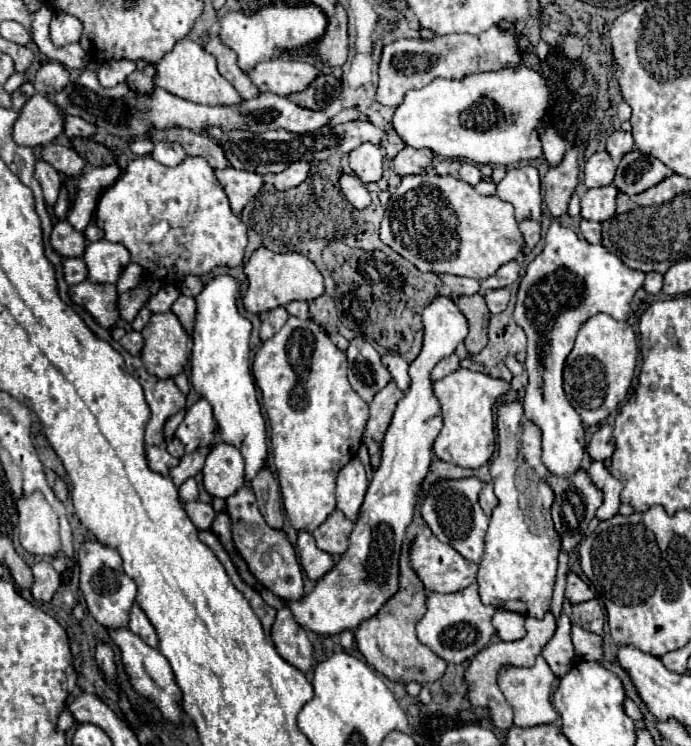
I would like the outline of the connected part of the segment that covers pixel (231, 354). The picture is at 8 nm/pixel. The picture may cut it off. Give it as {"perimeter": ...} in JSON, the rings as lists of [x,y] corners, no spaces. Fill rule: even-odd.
{"perimeter":[[[218,276],[204,286],[196,296],[196,326],[192,332],[192,372],[190,382],[194,390],[210,402],[214,408],[216,436],[240,450],[246,472],[246,486],[252,484],[254,476],[266,468],[266,422],[260,412],[256,384],[250,370],[250,330],[252,324],[242,314],[238,314],[238,286],[230,276]]]}

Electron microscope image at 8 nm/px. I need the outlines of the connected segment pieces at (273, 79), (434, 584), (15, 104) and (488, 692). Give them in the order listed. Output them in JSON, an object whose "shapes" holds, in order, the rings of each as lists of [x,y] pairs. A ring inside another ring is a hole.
{"shapes":[[[[274,58],[258,62],[246,74],[260,92],[288,96],[292,92],[304,90],[318,76],[318,68],[308,62],[290,62]]],[[[424,526],[424,530],[420,534],[416,534],[414,540],[412,540],[412,546],[410,546],[410,568],[422,580],[426,590],[442,592],[442,594],[458,592],[458,590],[470,586],[470,584],[474,584],[476,582],[476,574],[478,574],[478,564],[472,564],[472,562],[464,560],[450,544],[440,542],[432,534],[432,530],[428,526]]],[[[24,84],[20,90],[12,92],[12,110],[20,110],[24,106],[24,102],[32,96],[32,90],[30,90],[30,84]]],[[[548,612],[542,620],[536,618],[526,618],[526,636],[522,640],[516,642],[496,642],[486,646],[484,650],[480,650],[472,660],[470,666],[464,672],[464,682],[466,682],[466,700],[474,706],[474,708],[488,708],[490,716],[492,716],[492,726],[498,730],[508,730],[512,728],[512,708],[506,704],[498,682],[496,682],[496,672],[500,666],[504,664],[512,664],[512,666],[532,666],[536,656],[542,652],[542,648],[548,644],[548,640],[554,636],[556,630],[556,620],[554,616]]]]}

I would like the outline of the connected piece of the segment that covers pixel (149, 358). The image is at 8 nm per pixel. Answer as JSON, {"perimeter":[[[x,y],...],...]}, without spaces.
{"perimeter":[[[172,312],[152,314],[140,334],[144,338],[140,358],[150,374],[158,378],[172,378],[184,370],[184,364],[188,362],[190,336]]]}

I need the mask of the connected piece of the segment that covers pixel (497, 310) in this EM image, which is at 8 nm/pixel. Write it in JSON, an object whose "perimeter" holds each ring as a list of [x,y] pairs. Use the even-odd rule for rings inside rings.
{"perimeter":[[[500,288],[500,290],[492,290],[492,292],[486,292],[484,294],[484,300],[488,304],[488,310],[490,314],[502,314],[508,306],[508,300],[510,300],[510,292],[508,288]]]}

